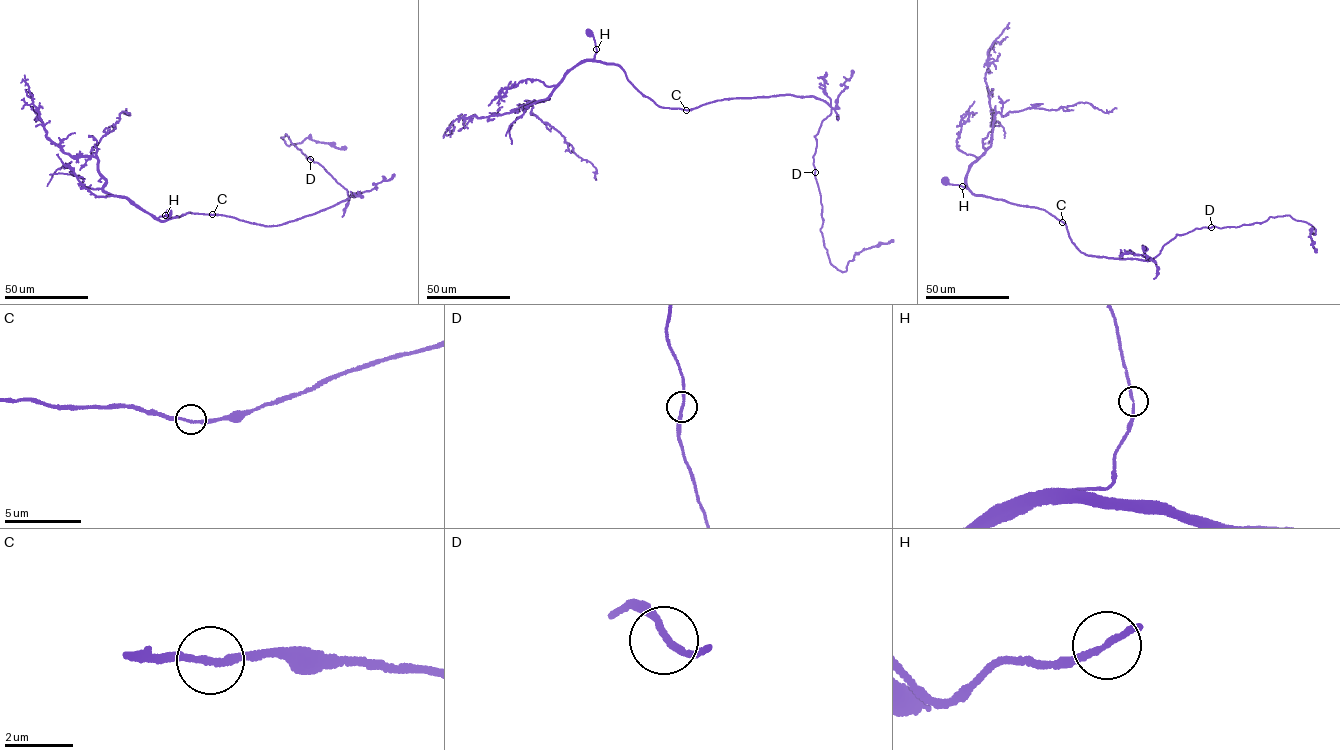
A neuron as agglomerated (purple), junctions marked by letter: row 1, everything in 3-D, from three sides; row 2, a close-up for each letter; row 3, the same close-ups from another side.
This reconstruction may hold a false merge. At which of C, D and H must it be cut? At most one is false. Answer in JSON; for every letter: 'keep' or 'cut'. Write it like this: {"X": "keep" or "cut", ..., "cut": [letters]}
{"C": "keep", "D": "keep", "H": "keep", "cut": []}

